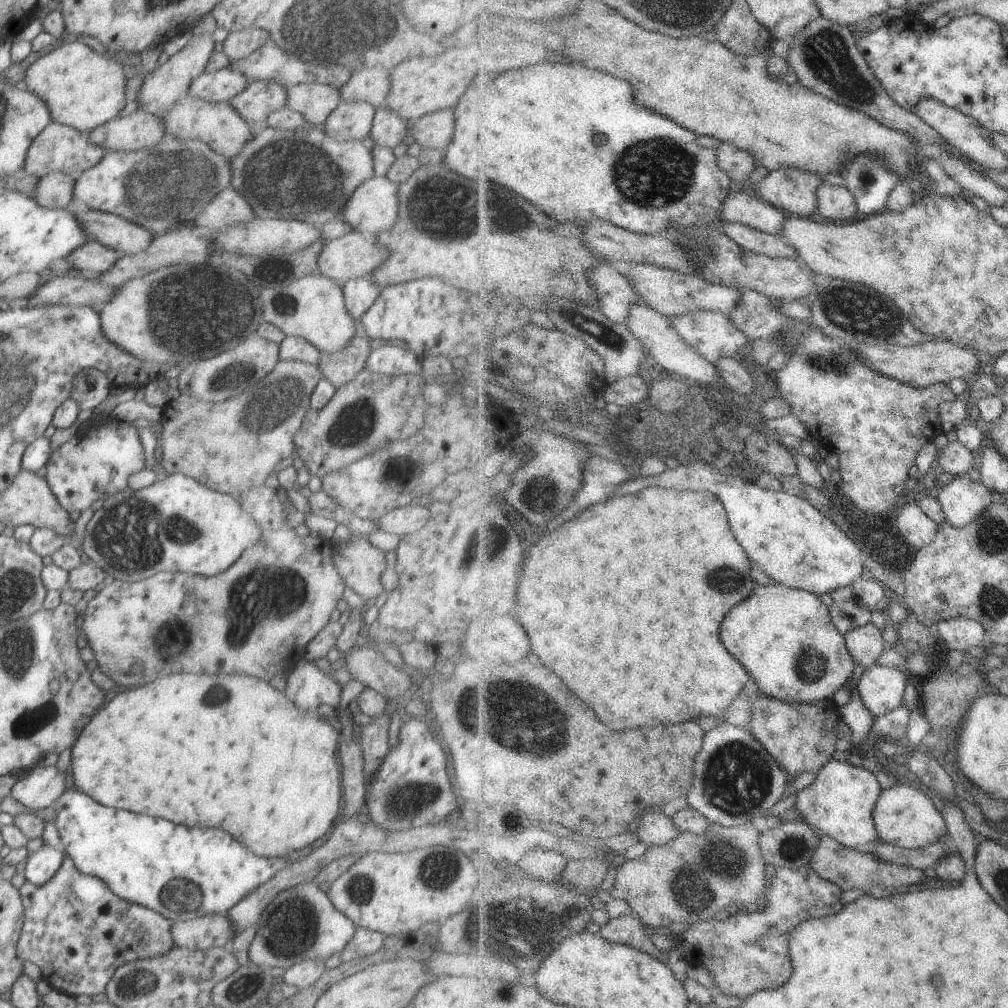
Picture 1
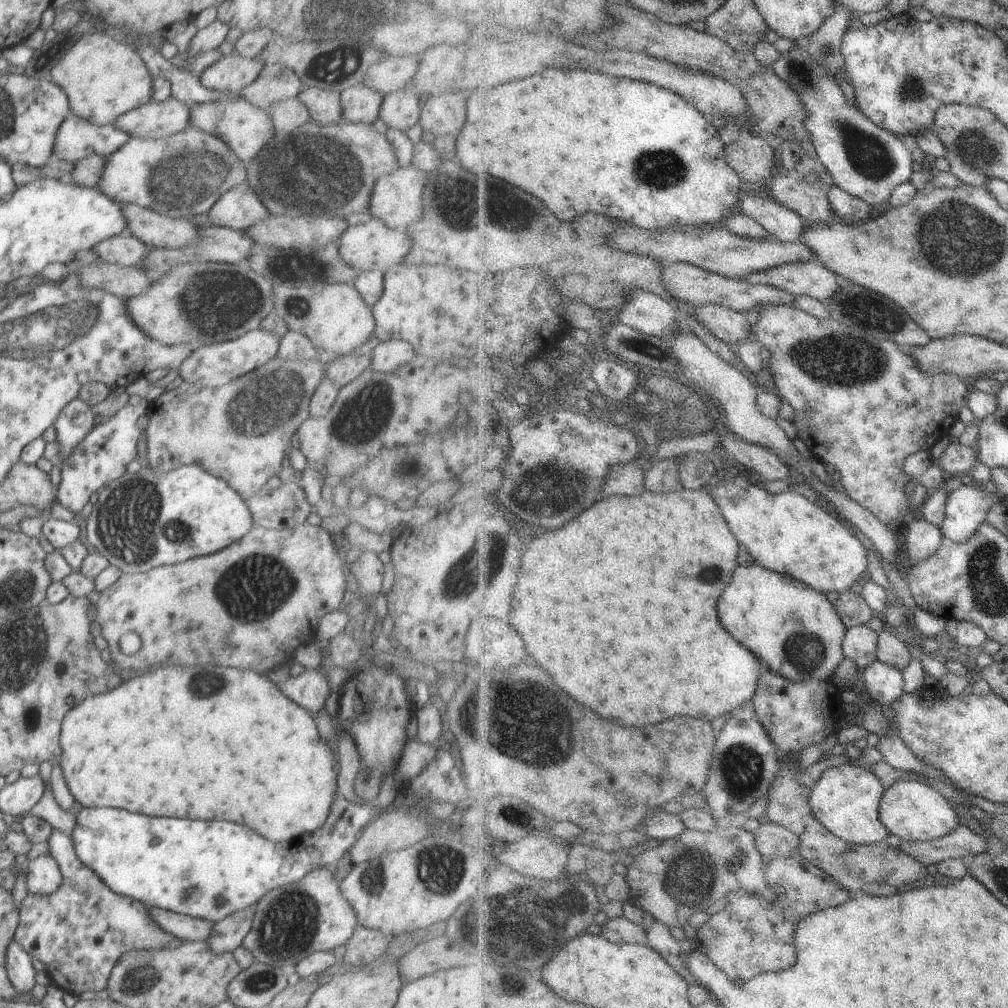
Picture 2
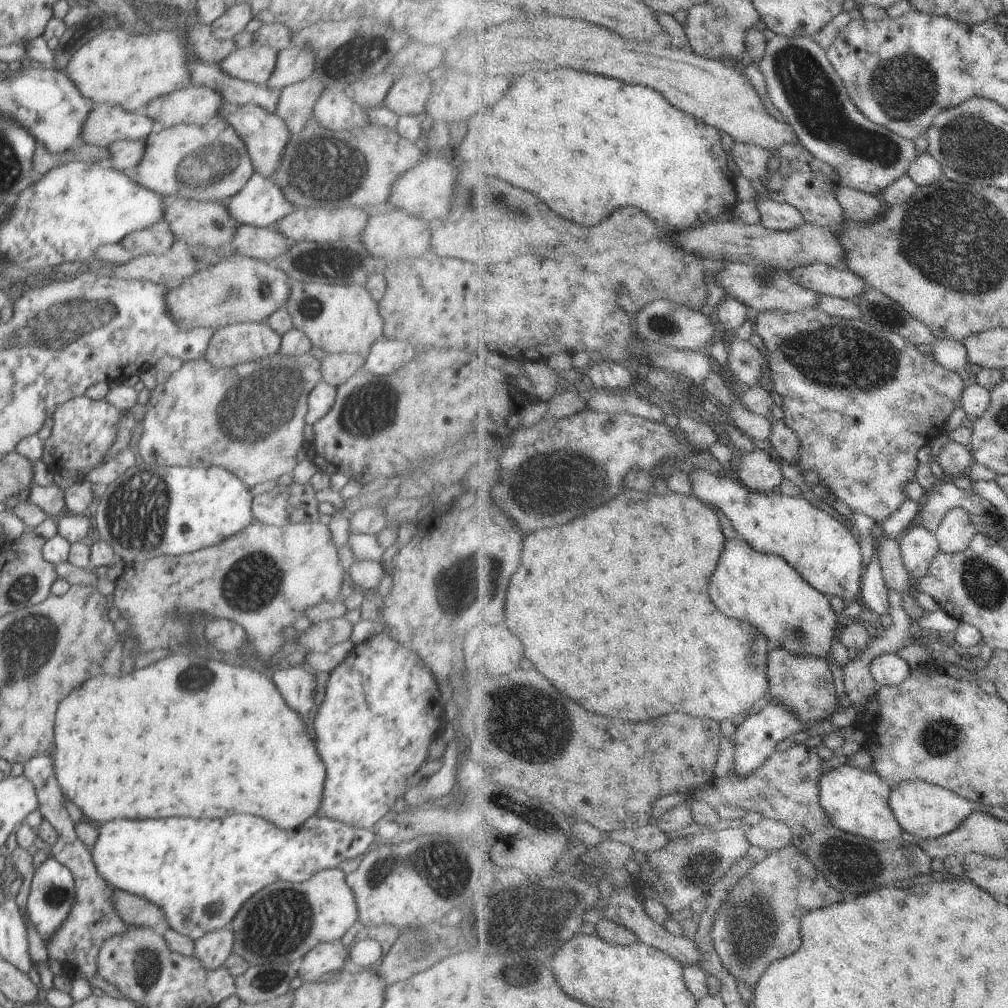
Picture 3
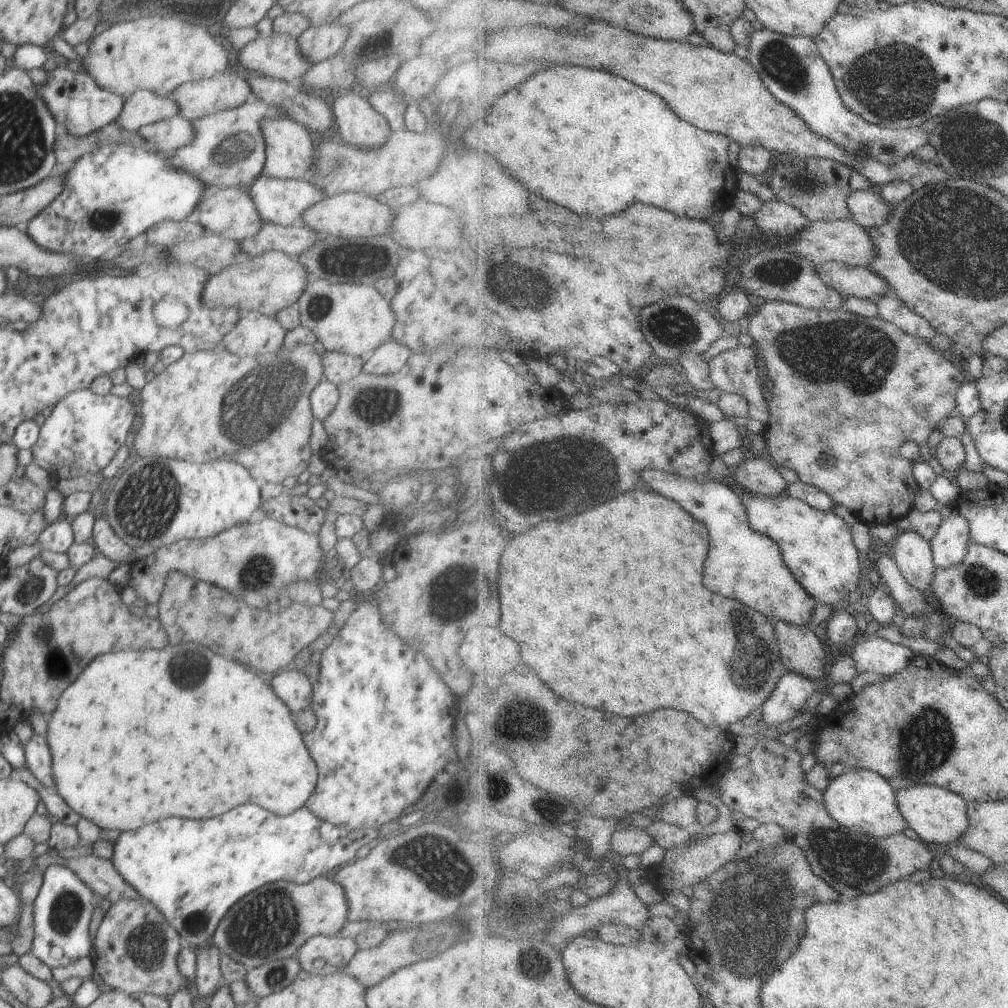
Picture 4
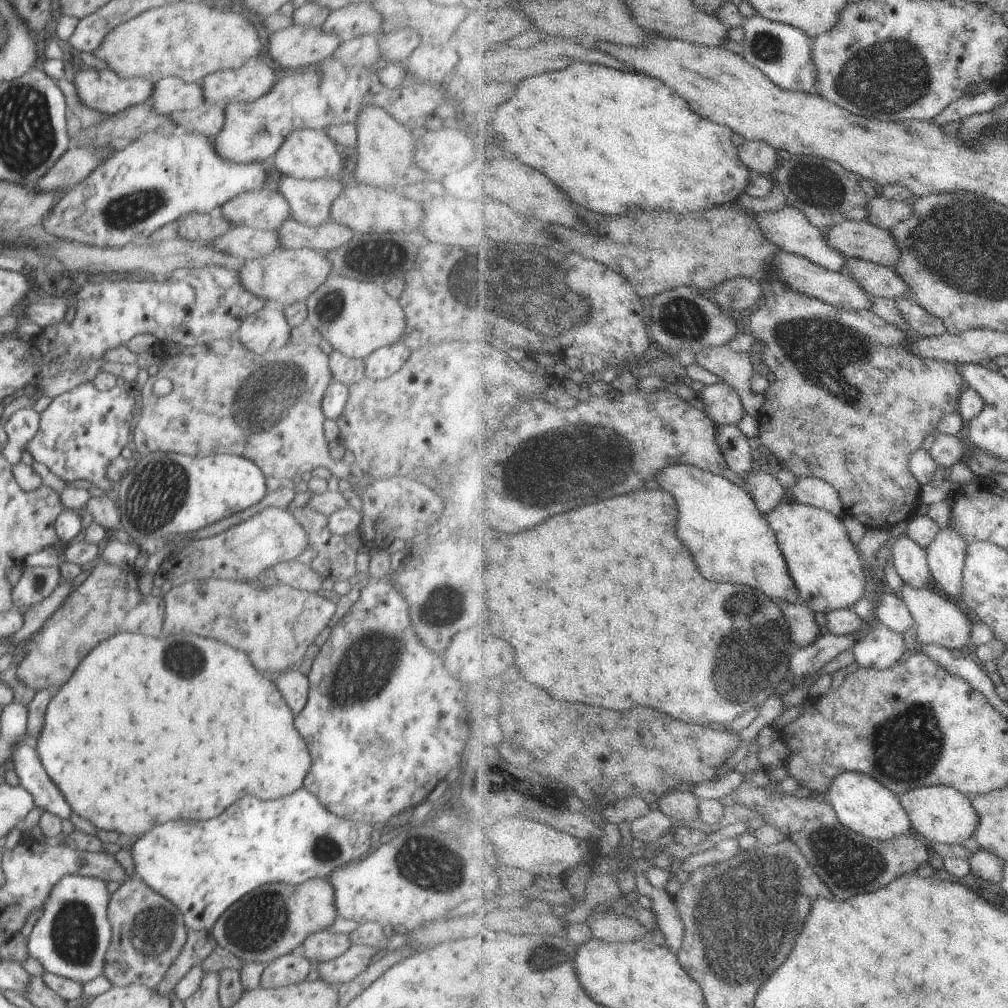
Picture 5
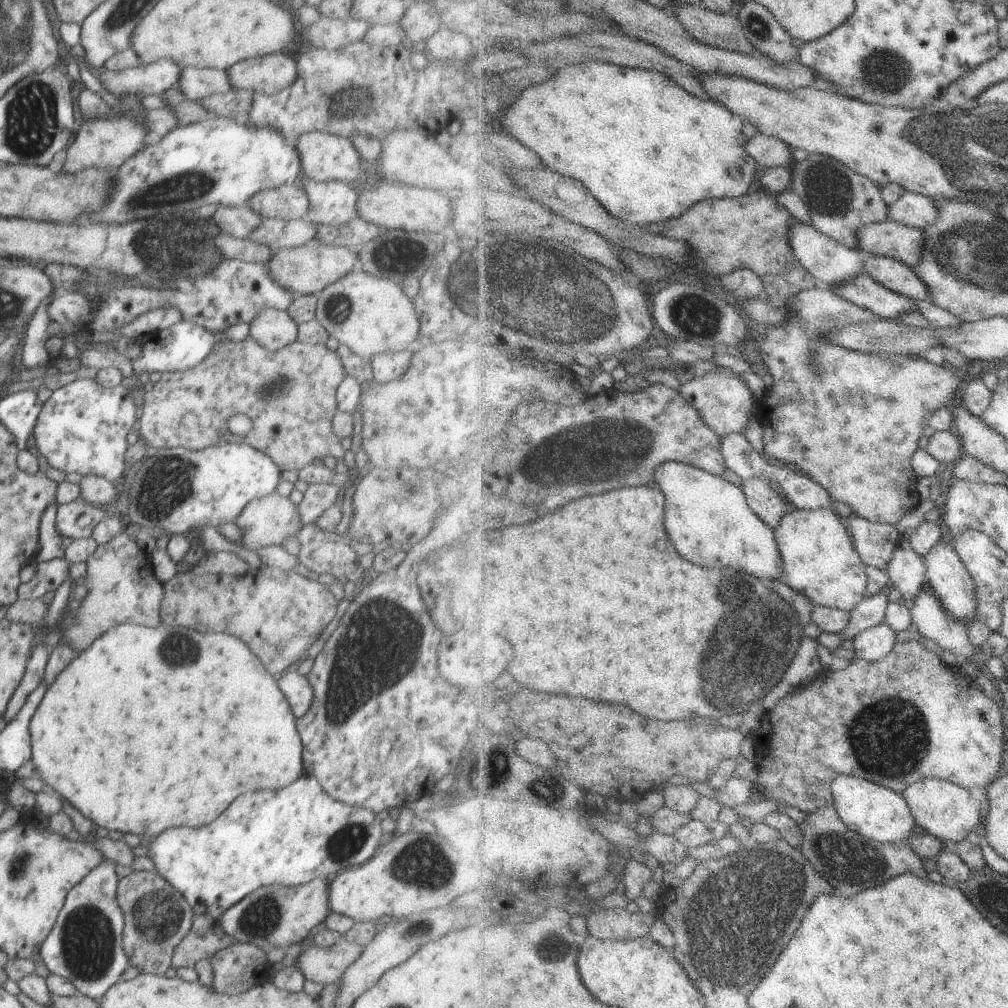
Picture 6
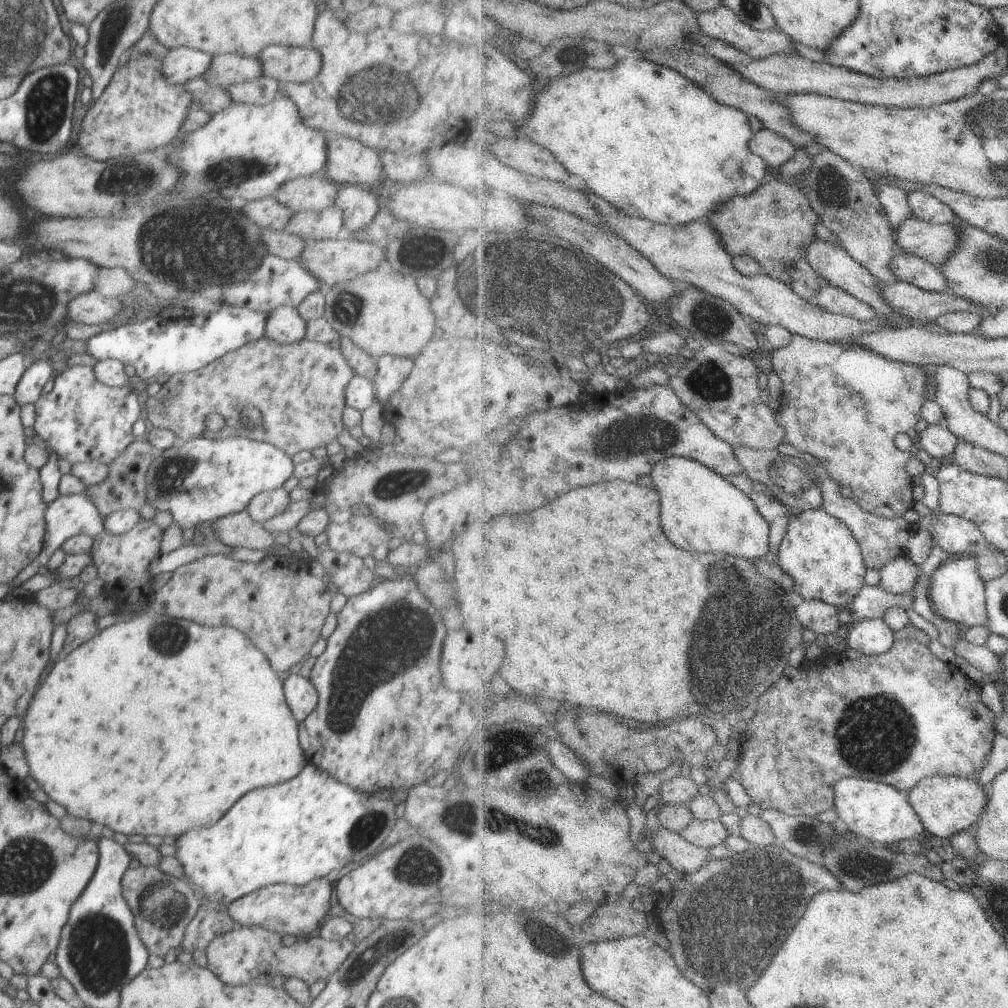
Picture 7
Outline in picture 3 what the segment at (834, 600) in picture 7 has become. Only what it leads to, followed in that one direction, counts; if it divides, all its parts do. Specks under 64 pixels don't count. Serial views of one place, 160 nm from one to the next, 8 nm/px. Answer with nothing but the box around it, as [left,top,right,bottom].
[690,469,867,603]

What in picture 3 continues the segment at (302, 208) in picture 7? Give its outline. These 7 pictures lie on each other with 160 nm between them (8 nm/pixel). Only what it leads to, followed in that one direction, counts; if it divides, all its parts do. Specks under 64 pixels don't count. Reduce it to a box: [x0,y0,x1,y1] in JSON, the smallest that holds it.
[163,197,240,248]

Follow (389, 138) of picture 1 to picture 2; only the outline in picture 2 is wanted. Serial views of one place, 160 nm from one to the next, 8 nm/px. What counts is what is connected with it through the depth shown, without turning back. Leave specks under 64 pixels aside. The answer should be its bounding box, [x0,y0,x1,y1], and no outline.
[379,90,420,133]

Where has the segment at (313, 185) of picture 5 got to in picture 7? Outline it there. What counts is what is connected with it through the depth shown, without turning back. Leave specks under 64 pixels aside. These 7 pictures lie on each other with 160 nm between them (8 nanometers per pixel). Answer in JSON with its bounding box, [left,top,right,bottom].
[335,185,378,231]

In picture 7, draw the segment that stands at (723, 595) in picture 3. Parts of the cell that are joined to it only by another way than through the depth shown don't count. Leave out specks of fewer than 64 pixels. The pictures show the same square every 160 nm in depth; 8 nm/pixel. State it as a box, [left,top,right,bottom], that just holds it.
[654,457,774,563]

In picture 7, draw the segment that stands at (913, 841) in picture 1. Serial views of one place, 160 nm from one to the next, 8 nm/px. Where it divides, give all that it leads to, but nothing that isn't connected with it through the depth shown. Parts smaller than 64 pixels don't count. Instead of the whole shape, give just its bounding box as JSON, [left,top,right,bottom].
[911,774,988,839]

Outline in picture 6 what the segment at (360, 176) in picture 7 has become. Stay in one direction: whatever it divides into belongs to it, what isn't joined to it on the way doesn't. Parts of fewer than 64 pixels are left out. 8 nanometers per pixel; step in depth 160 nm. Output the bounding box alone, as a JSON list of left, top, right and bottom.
[294,131,364,184]

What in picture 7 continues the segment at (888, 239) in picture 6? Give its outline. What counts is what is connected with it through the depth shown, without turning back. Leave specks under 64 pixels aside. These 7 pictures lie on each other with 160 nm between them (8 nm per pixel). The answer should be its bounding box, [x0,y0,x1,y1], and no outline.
[897,216,960,267]

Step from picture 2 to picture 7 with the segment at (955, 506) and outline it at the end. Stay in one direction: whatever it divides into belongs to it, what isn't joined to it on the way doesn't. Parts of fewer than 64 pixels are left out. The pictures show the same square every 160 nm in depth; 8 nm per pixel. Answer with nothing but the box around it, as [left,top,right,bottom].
[929,555,990,628]

